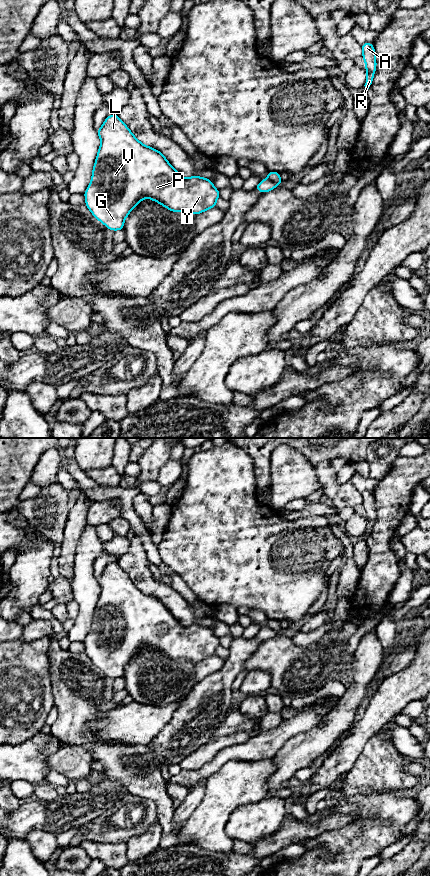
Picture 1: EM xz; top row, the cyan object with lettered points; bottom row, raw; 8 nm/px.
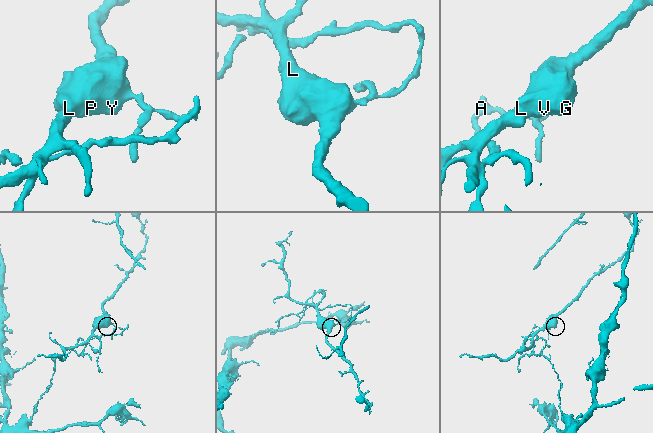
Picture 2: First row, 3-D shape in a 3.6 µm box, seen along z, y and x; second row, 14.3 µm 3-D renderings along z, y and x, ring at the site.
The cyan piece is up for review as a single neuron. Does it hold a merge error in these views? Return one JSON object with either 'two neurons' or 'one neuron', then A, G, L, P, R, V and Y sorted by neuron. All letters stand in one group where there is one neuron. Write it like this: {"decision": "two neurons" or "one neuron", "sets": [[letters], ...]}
{"decision": "two neurons", "sets": [["A", "R"], ["G", "L", "P", "V", "Y"]]}

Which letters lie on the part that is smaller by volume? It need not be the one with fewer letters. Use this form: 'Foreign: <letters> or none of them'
Foreign: G, L, P, V, Y

